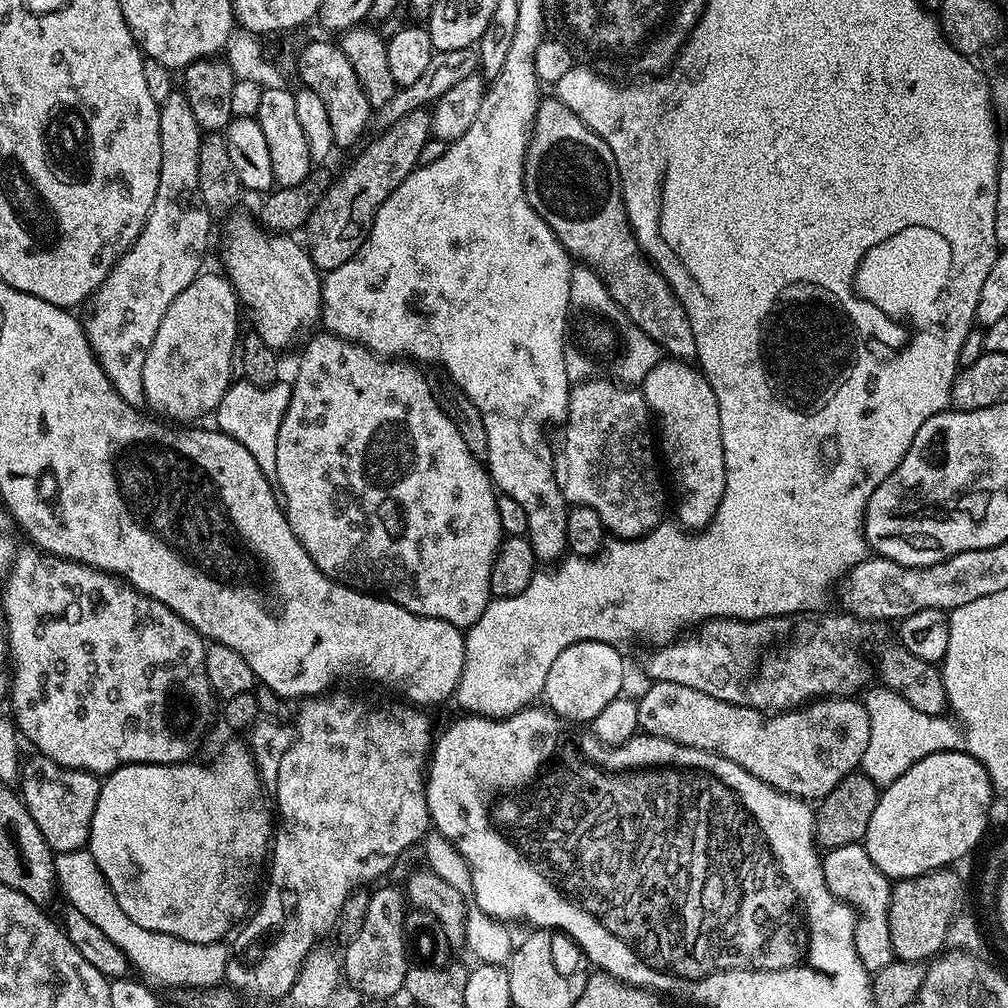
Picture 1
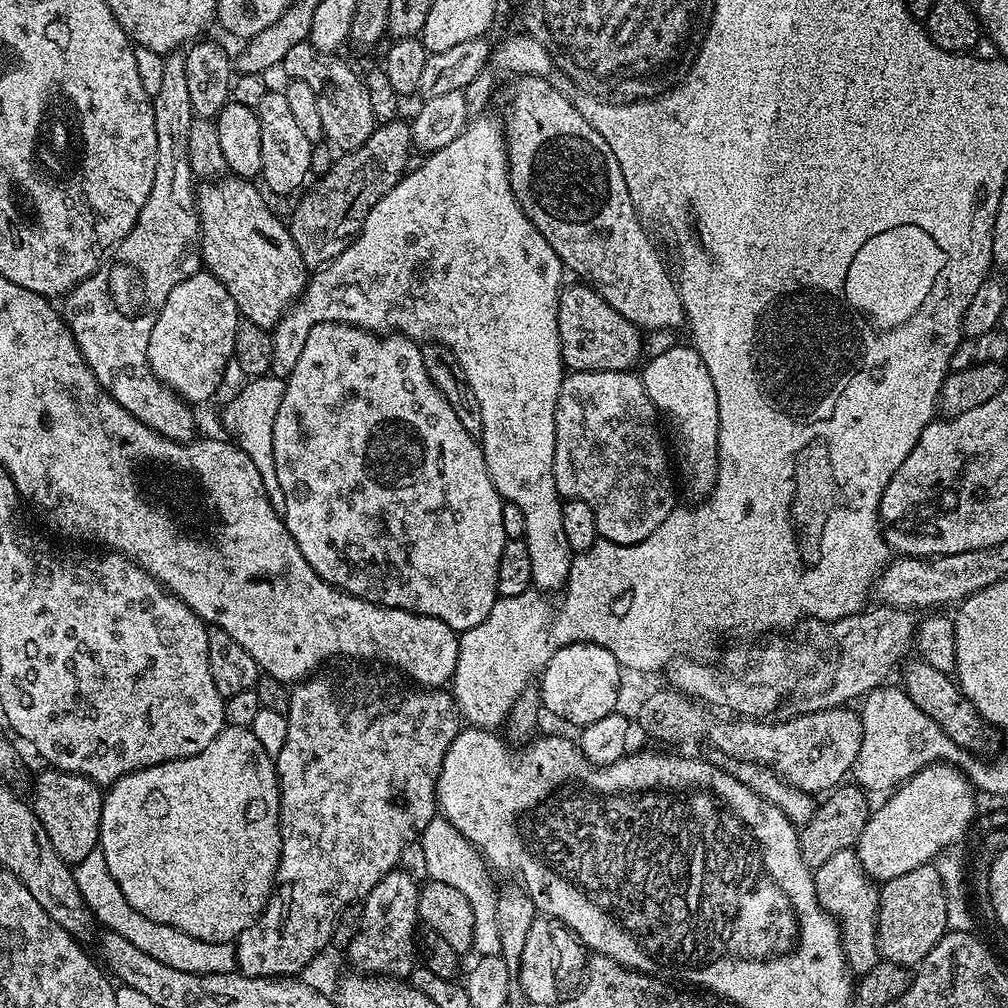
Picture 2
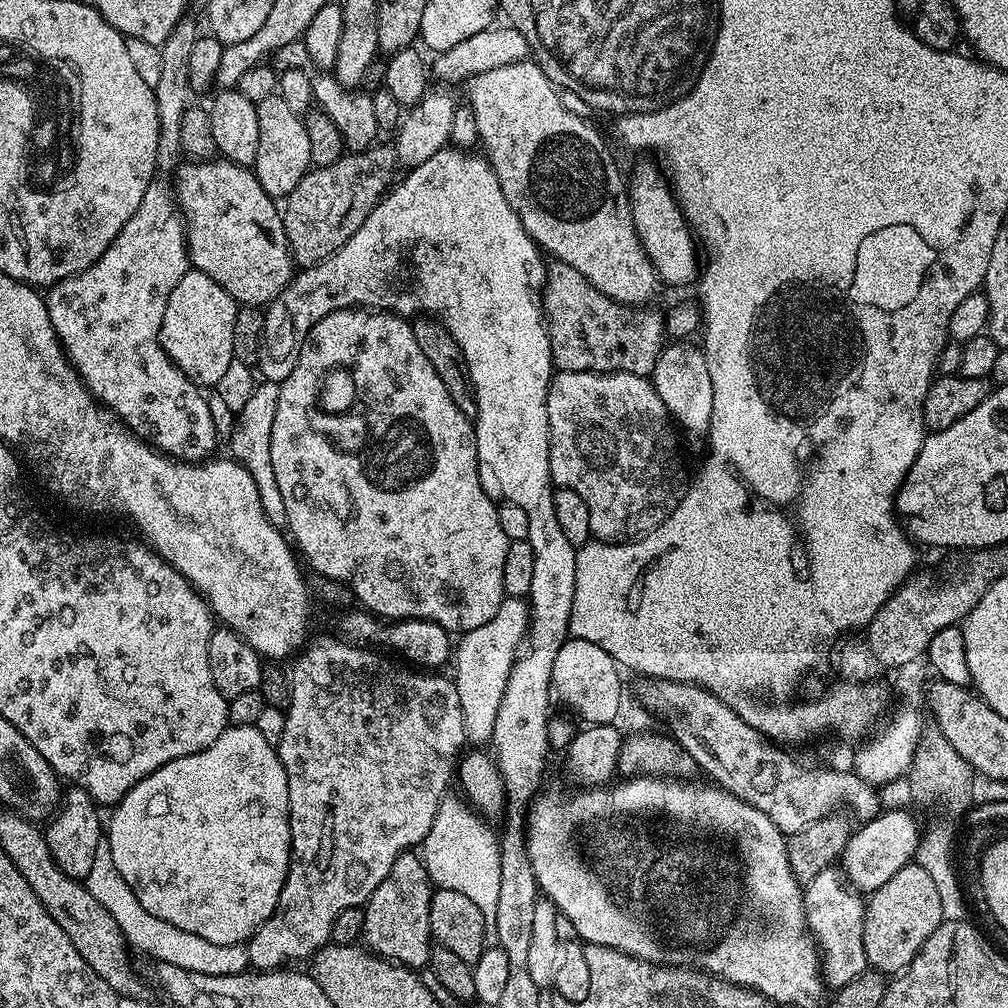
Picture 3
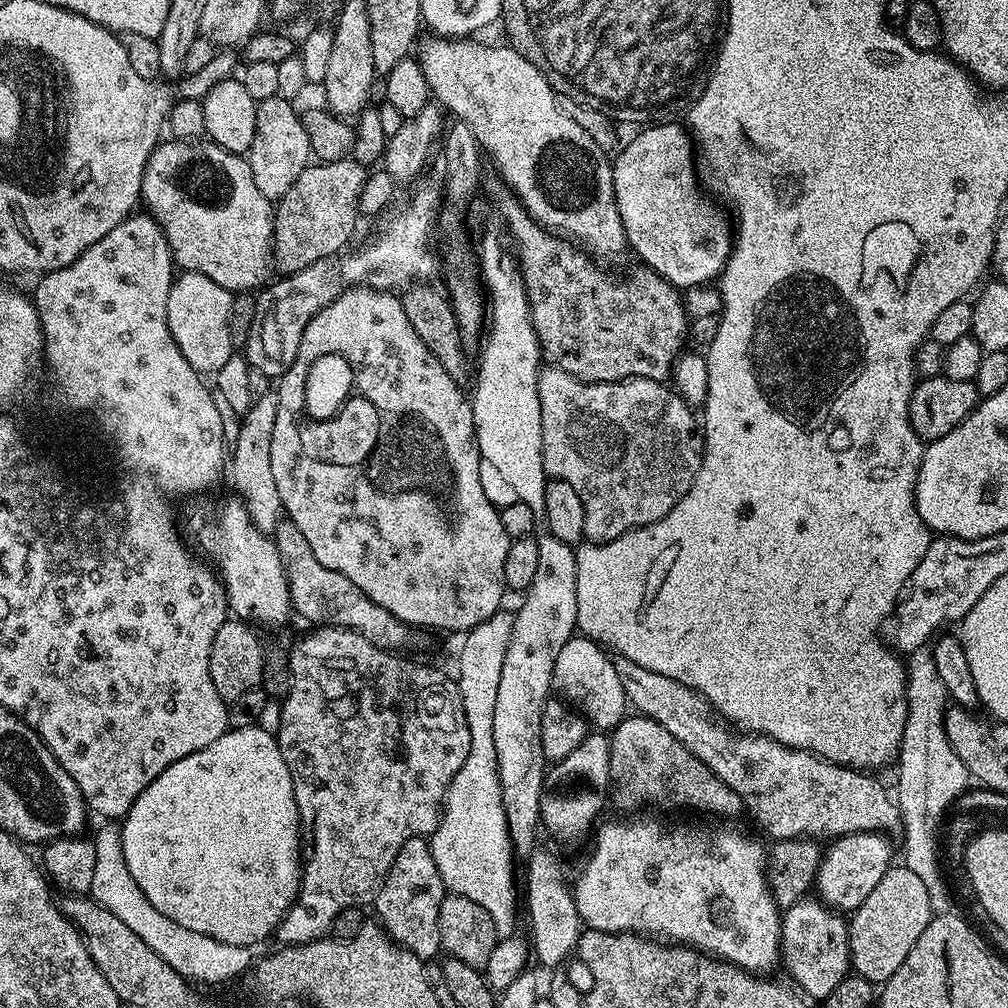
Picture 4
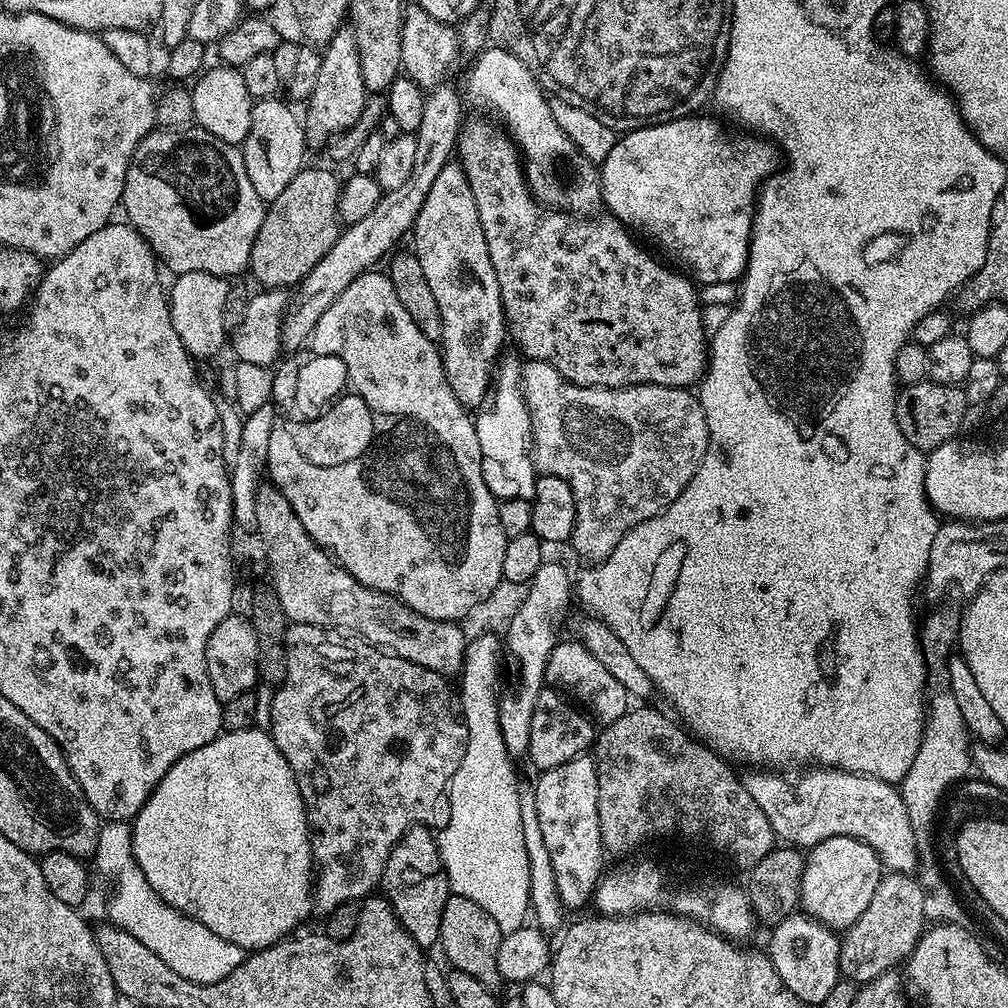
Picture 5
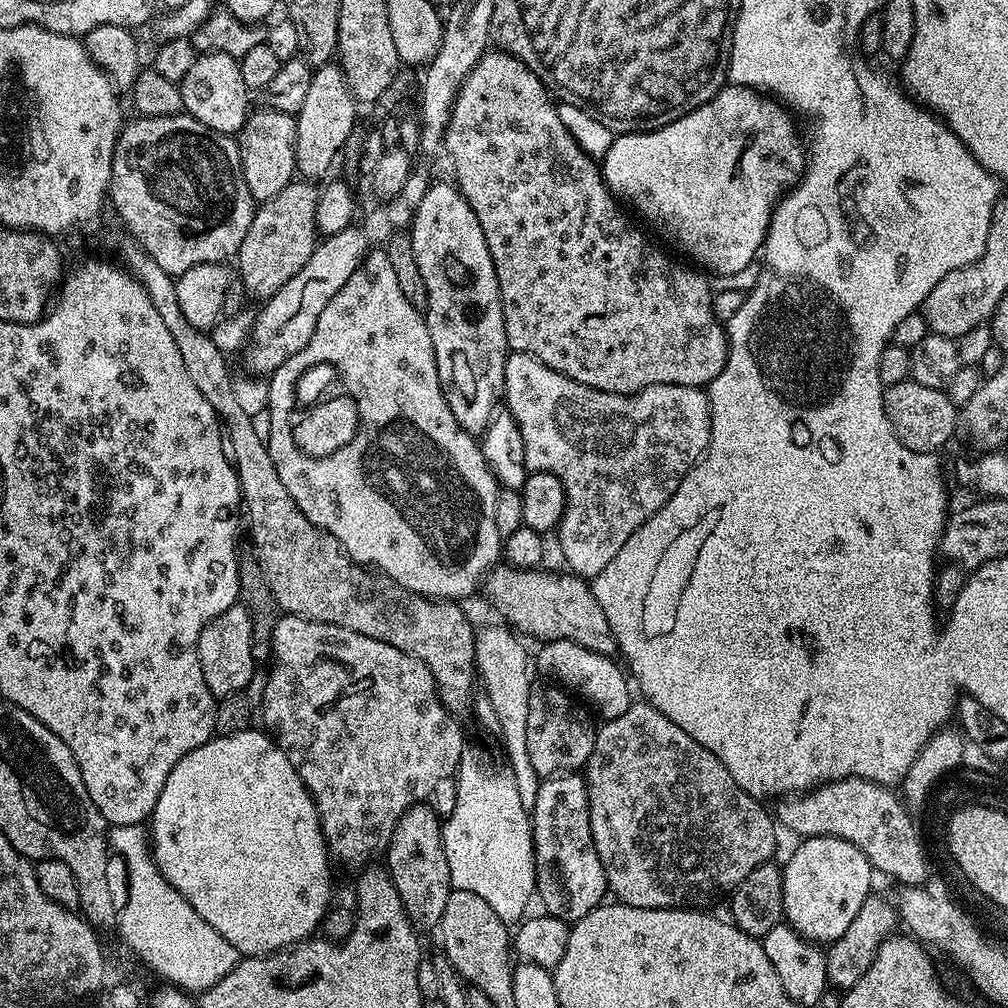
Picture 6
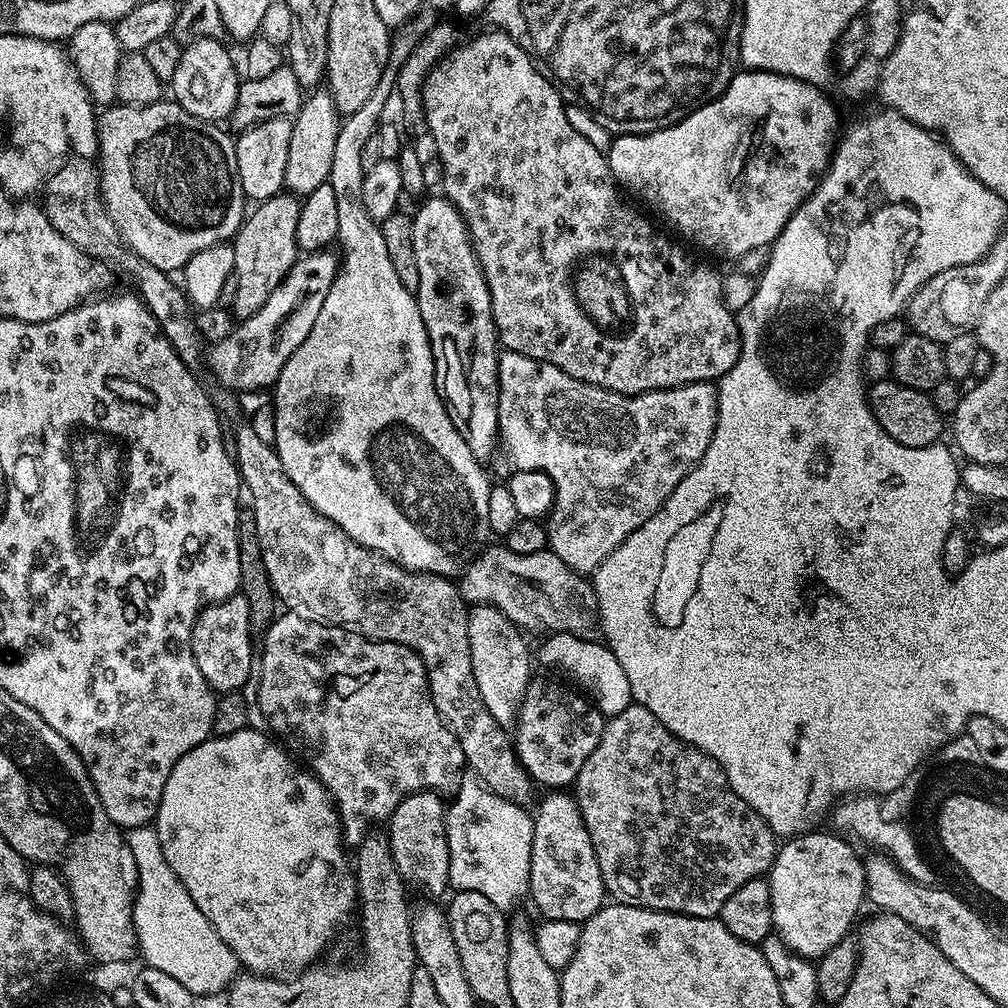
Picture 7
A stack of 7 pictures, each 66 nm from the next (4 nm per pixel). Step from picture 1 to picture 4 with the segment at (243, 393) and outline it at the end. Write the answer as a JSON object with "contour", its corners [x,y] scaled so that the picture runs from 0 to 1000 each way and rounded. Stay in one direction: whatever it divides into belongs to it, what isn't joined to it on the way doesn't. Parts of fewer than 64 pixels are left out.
{"contour":[[[267,387],[259,394],[257,392],[248,402],[248,406],[241,412],[239,416],[241,419],[232,438],[232,446],[230,448],[229,445],[228,448],[228,472],[230,468],[230,476],[236,486],[235,491],[242,497],[250,517],[258,523],[258,527],[264,529],[269,529],[280,515],[276,484],[273,481],[272,470],[268,461],[268,438],[271,435],[273,415],[275,415],[275,393],[273,388]]]}

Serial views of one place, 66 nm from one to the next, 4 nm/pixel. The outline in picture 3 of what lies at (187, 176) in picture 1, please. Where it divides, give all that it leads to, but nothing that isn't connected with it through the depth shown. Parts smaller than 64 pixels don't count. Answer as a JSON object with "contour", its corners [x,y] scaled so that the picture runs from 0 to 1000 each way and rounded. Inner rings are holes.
{"contour":[[[189,18],[179,20],[173,26],[173,30],[165,38],[165,42],[159,45],[161,54],[161,77],[157,77],[157,85],[153,88],[155,93],[155,104],[157,105],[157,153],[155,154],[155,165],[160,172],[170,172],[180,162],[181,148],[179,138],[181,137],[181,121],[185,109],[188,106],[188,97],[192,92],[188,85],[188,53],[196,35],[194,24]],[[152,177],[149,185],[145,185],[145,192],[141,196],[141,204],[137,204],[137,208],[133,208],[133,212],[129,212],[129,220],[125,220],[125,224],[121,224],[117,236],[113,236],[113,240],[109,240],[107,247],[85,268],[81,268],[69,276],[60,278],[57,282],[51,283],[44,294],[44,303],[48,306],[50,319],[54,323],[56,334],[60,336],[60,342],[63,345],[63,350],[67,353],[67,358],[71,360],[72,365],[83,377],[83,382],[90,387],[92,393],[104,405],[110,407],[130,429],[140,433],[145,439],[150,440],[158,448],[176,456],[197,458],[213,449],[210,447],[214,444],[214,417],[210,414],[210,405],[206,402],[205,395],[198,390],[201,389],[199,382],[193,381],[180,365],[176,365],[170,355],[164,351],[163,345],[159,341],[159,328],[161,327],[161,315],[165,312],[165,300],[169,296],[173,284],[177,284],[177,280],[181,280],[183,273],[188,269],[187,232],[183,215],[179,212],[179,204],[175,201],[175,188],[170,178],[159,178]]]}

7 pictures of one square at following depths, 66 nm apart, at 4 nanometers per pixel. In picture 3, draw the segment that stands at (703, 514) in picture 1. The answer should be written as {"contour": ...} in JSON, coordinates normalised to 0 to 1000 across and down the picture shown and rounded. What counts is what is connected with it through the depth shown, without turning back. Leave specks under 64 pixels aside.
{"contour":[[[664,340],[656,349],[645,376],[668,418],[685,432],[698,435],[708,411],[708,383],[704,383],[704,363],[700,363],[697,344],[681,340]]]}

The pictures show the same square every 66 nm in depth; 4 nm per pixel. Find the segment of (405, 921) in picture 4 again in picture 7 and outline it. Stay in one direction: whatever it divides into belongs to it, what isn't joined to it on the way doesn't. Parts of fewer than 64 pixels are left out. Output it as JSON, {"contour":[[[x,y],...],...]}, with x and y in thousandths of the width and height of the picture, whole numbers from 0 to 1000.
{"contour":[[[429,784],[412,786],[399,792],[395,800],[383,814],[383,824],[391,855],[399,867],[402,878],[410,882],[418,881],[422,890],[437,891],[440,884],[445,884],[446,843],[443,839],[442,798],[433,791]]]}

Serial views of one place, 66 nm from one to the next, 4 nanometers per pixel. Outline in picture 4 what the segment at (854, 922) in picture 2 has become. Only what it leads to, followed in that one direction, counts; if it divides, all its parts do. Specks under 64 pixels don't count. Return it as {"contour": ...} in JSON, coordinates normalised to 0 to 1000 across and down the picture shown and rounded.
{"contour":[[[799,891],[780,902],[774,917],[774,939],[776,941],[776,960],[778,956],[779,962],[786,967],[785,975],[799,989],[805,990],[807,993],[818,992],[823,986],[823,982],[827,982],[827,978],[831,978],[831,974],[835,974],[835,970],[842,967],[841,913],[832,904],[822,901],[813,892]]]}

